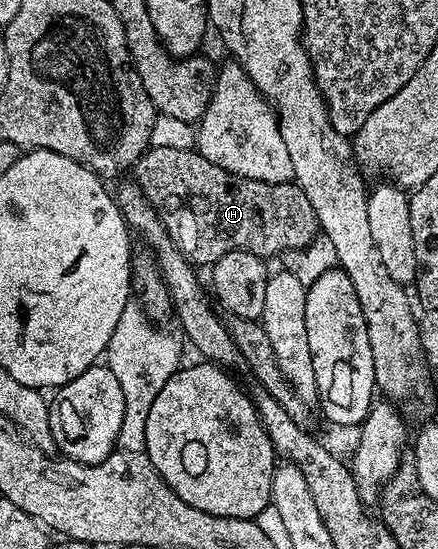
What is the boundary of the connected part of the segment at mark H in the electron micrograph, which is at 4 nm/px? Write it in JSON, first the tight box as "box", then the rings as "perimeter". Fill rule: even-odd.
{"box":[133,148,320,267],"perimeter":[[[148,148],[133,166],[133,179],[165,223],[173,243],[196,267],[210,267],[229,251],[242,249],[271,259],[274,253],[306,249],[320,232],[313,203],[305,199],[300,185],[238,177],[209,163],[195,149]]]}

